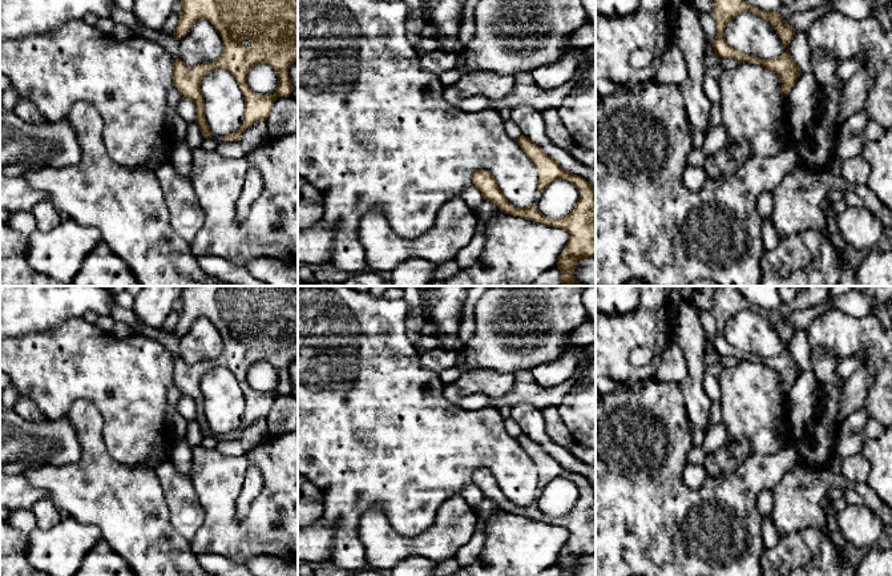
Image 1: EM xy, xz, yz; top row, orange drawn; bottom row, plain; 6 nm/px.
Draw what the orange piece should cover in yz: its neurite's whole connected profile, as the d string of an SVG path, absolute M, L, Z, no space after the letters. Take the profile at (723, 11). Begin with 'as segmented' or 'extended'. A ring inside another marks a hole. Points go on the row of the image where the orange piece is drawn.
as segmented; M714 0L713 17L717 23L717 36L713 43L714 53L717 57L735 59L739 63L751 63L766 67L771 72L776 73L782 80L782 92L787 97L791 89L796 85L798 78L802 74L800 68L792 60L788 49L776 59L762 60L751 55L744 55L732 47L725 39L725 29L727 24L738 15L743 12L751 12L770 21L784 47L788 48L796 31L788 25L787 20L783 20L779 11L763 13L758 8L750 5L746 0Z

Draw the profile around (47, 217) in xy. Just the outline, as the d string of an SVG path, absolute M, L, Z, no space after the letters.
M48 201L39 202L31 213L36 219L37 230L44 233L51 231L61 222L60 214Z

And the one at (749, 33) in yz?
M751 12L735 16L725 29L725 39L734 49L762 60L776 59L788 49L771 23Z

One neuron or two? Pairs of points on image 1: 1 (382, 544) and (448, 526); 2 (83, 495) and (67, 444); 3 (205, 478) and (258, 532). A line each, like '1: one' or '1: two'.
1: one
2: two
3: one

